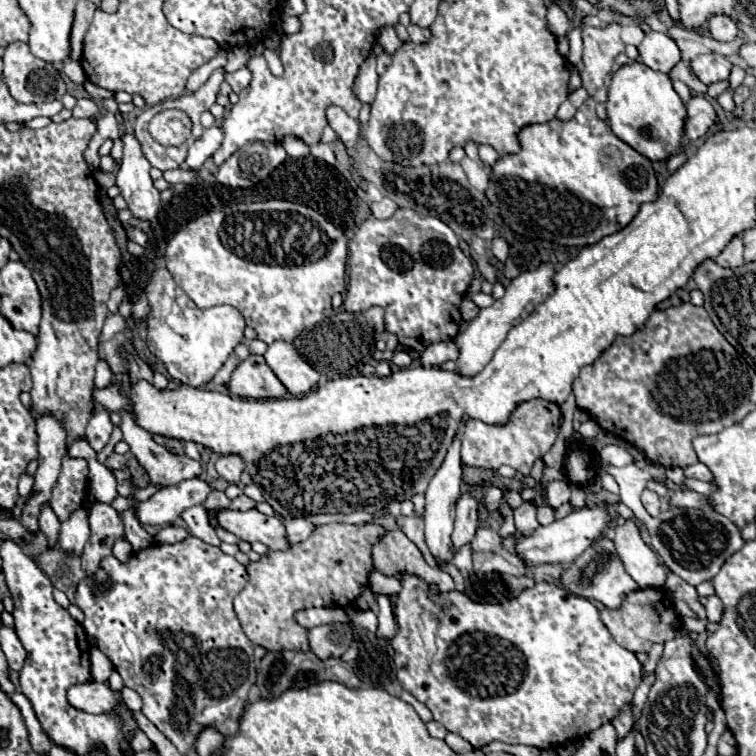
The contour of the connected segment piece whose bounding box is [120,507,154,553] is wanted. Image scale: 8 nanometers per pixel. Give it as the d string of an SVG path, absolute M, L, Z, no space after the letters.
M130 507L128 511L120 513L122 521L124 521L124 529L126 529L126 541L132 545L132 551L138 553L146 547L150 547L154 543L154 539L142 529L142 525L136 521L136 515L134 515L134 509L136 507Z

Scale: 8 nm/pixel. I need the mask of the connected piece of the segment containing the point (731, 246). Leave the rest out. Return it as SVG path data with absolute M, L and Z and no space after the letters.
M736 235L724 249L722 253L714 259L718 265L722 267L730 267L730 269L736 269L740 265L744 265L744 257L742 257L742 251L744 251L744 245L742 245L742 237Z

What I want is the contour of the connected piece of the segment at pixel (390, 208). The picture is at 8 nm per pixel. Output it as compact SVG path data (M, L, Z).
M384 197L382 201L372 203L370 209L372 209L372 215L374 215L376 219L388 219L388 217L392 217L392 213L398 209L398 205L396 205L392 199Z

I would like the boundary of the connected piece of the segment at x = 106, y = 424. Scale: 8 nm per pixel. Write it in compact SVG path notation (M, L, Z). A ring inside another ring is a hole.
M100 409L98 413L94 413L92 421L88 423L86 427L86 441L90 443L90 447L94 451L100 451L108 439L110 439L110 433L112 433L112 421L110 421L110 413L106 409Z

